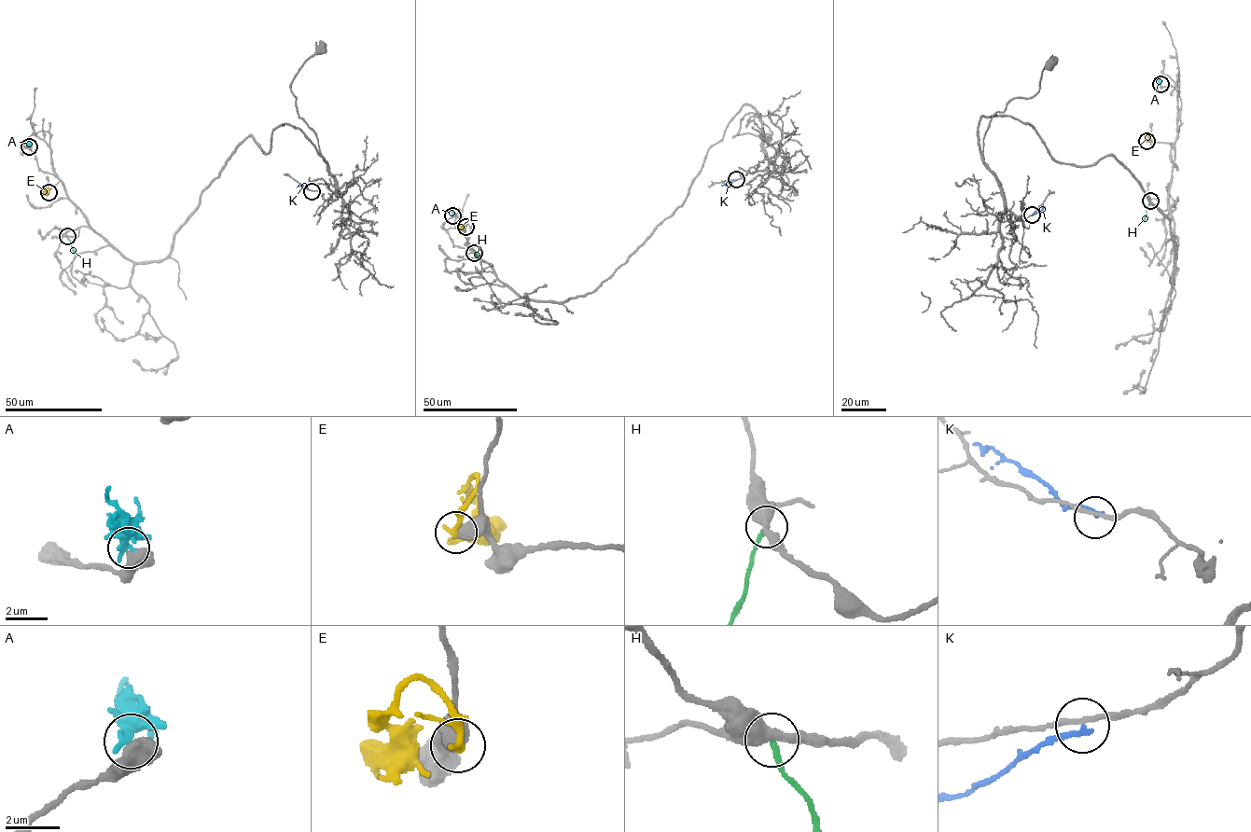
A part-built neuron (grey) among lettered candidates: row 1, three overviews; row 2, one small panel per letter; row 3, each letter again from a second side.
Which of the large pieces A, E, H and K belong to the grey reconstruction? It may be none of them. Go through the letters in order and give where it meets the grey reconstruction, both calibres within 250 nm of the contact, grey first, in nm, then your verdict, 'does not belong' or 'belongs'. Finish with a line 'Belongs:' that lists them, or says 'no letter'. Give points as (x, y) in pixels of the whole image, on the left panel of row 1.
A: meets grey at (29, 146); 750 nm thick on the grey side, 380 nm on the other; does not belong
E: meets grey at (48, 192); 600 nm thick on the grey side, 240 nm on the other; does not belong
H: meets grey at (67, 236); 500 nm thick on the grey side, 200 nm on the other; does not belong
K: meets grey at (312, 191); 180 nm thick on the grey side, 220 nm on the other; does not belong
Belongs: no letter

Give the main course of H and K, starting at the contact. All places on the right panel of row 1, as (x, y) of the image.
H: (1150, 201), (1144, 221)
K: (1032, 215), (1044, 207)

